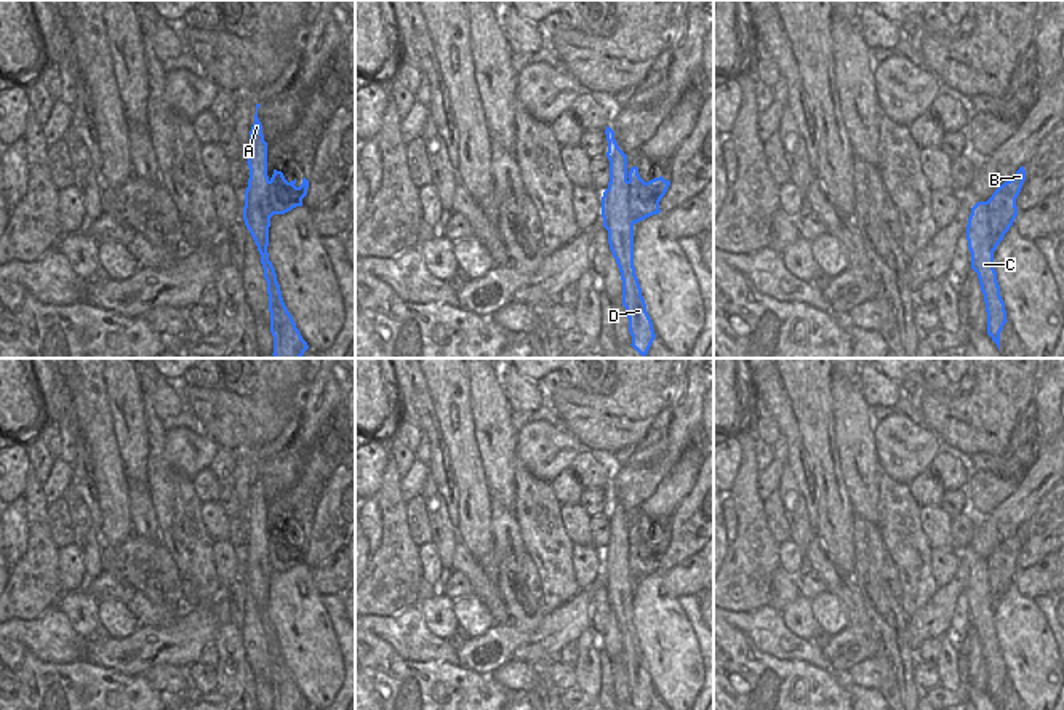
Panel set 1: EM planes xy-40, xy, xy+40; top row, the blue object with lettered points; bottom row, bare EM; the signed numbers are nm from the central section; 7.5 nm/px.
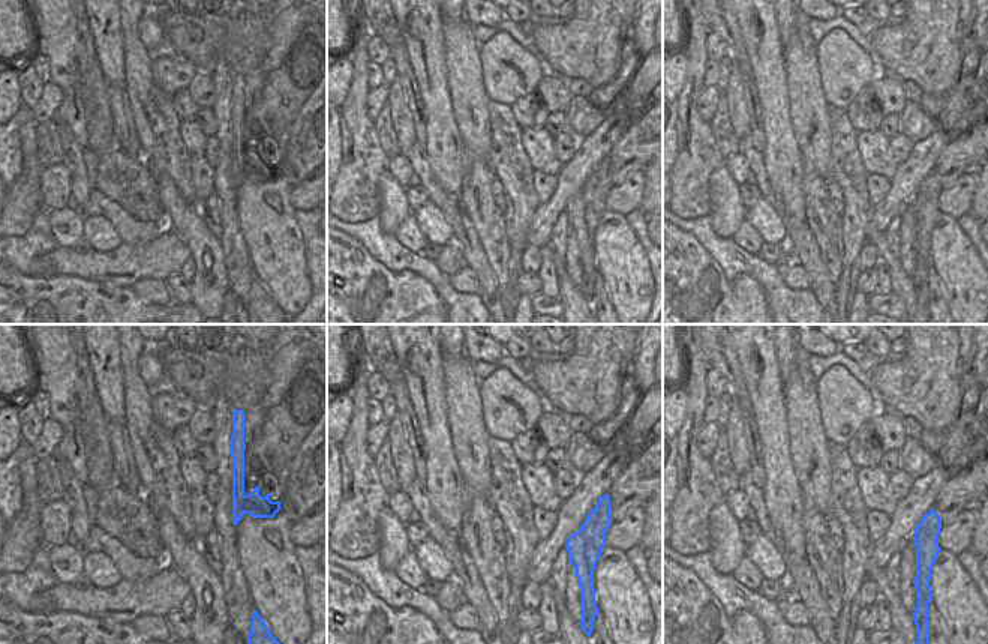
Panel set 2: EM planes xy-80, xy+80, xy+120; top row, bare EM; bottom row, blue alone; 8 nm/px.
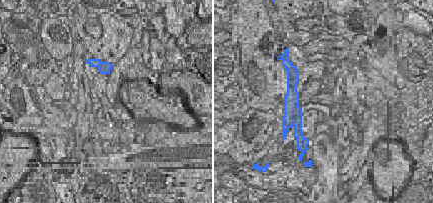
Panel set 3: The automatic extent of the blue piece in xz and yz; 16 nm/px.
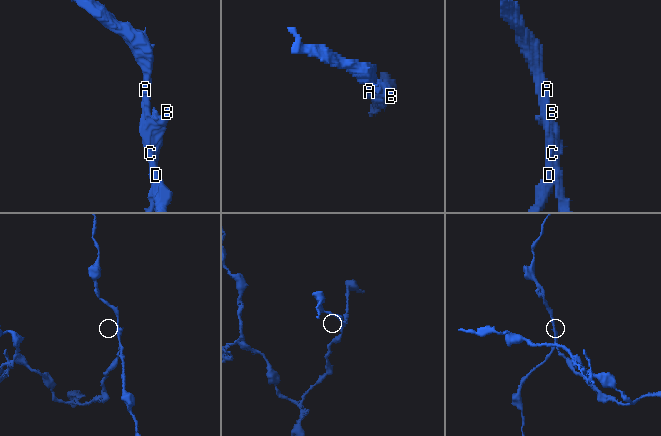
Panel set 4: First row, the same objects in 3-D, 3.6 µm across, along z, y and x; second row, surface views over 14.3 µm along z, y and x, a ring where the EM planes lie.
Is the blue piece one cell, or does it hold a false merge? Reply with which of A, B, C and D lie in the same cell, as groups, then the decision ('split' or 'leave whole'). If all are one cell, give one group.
groups A C D / B; split

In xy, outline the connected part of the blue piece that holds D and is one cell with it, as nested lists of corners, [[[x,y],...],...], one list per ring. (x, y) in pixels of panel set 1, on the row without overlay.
[[[606,485],[605,493],[610,540],[602,555],[603,585],[608,588],[610,608],[621,630],[622,664],[632,694],[630,704],[637,710],[648,710],[656,692],[634,625],[634,577],[629,566],[627,513],[619,507],[610,485]]]

